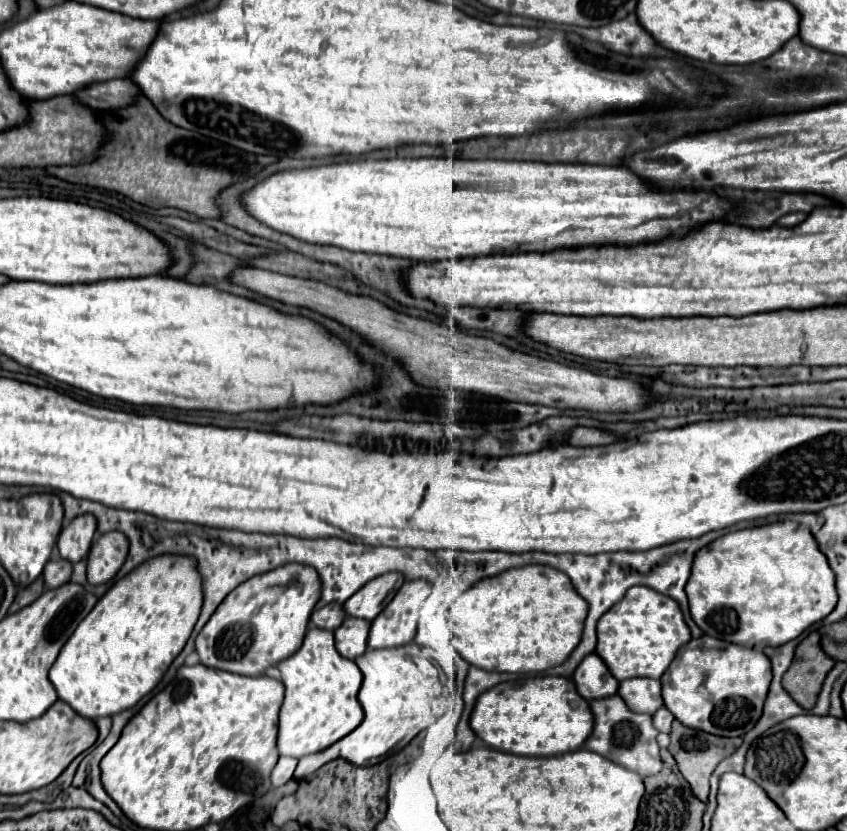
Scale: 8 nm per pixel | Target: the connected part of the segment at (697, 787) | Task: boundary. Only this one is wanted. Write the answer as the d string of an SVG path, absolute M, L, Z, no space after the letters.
M674 720L672 730L670 730L670 754L674 756L674 760L678 762L678 768L682 772L682 776L688 780L692 792L696 794L696 798L700 798L702 802L708 802L708 778L712 774L712 770L716 768L716 764L720 760L724 760L726 756L734 754L736 748L742 744L742 738L722 738L722 736L714 736L714 734L706 734L706 732L698 732L692 728L682 726L678 720Z

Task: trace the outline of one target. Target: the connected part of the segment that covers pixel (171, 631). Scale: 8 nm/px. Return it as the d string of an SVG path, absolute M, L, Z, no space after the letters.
M164 554L140 564L136 570L120 578L98 600L94 610L78 624L74 634L64 644L60 656L50 670L50 682L54 684L58 698L88 720L114 716L136 706L136 702L140 702L156 688L168 666L186 646L192 628L200 616L200 608L202 580L192 558Z

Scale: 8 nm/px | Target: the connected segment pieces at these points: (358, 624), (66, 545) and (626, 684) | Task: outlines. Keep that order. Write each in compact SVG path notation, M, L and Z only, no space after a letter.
M348 616L342 622L342 626L334 632L334 636L336 636L336 650L344 658L350 658L350 660L358 658L368 648L368 632L370 632L370 622Z
M90 514L78 516L74 518L58 536L58 550L60 550L60 558L68 560L68 562L80 562L82 558L86 558L90 546L92 546L92 538L96 534L96 518Z
M652 678L624 680L624 682L620 682L618 694L624 698L626 706L632 712L654 714L662 706L660 680L652 680Z

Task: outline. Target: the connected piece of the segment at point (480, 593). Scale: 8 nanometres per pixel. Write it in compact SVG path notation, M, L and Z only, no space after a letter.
M526 566L508 570L500 576L480 580L480 584L466 590L448 612L448 624L454 634L452 646L472 666L488 672L542 672L562 664L578 646L584 620L588 614L586 600L574 590L566 574L550 566Z

